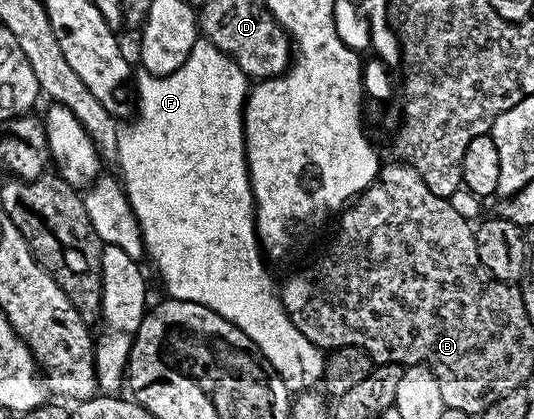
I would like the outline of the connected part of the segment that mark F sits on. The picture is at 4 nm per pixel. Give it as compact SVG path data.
M205 39L197 41L185 63L168 76L154 77L145 71L139 72L139 74L139 77L138 74L136 77L136 112L132 119L127 120L119 128L116 165L122 168L120 181L124 186L125 195L130 201L131 211L141 229L145 252L158 264L158 273L162 276L167 291L170 292L167 294L176 301L200 303L204 307L216 311L216 315L220 315L231 321L236 327L240 327L240 331L244 331L244 335L248 335L248 339L252 339L252 343L256 343L263 358L271 368L278 372L284 387L290 390L291 394L297 395L303 391L313 390L324 375L326 353L308 339L304 339L304 335L300 335L300 331L296 331L292 319L288 319L279 294L276 292L276 285L270 282L270 277L266 274L266 265L262 262L263 250L260 248L258 228L254 225L254 196L250 190L250 169L246 166L246 140L242 130L242 108L246 105L248 78L229 55L222 53L212 42Z

